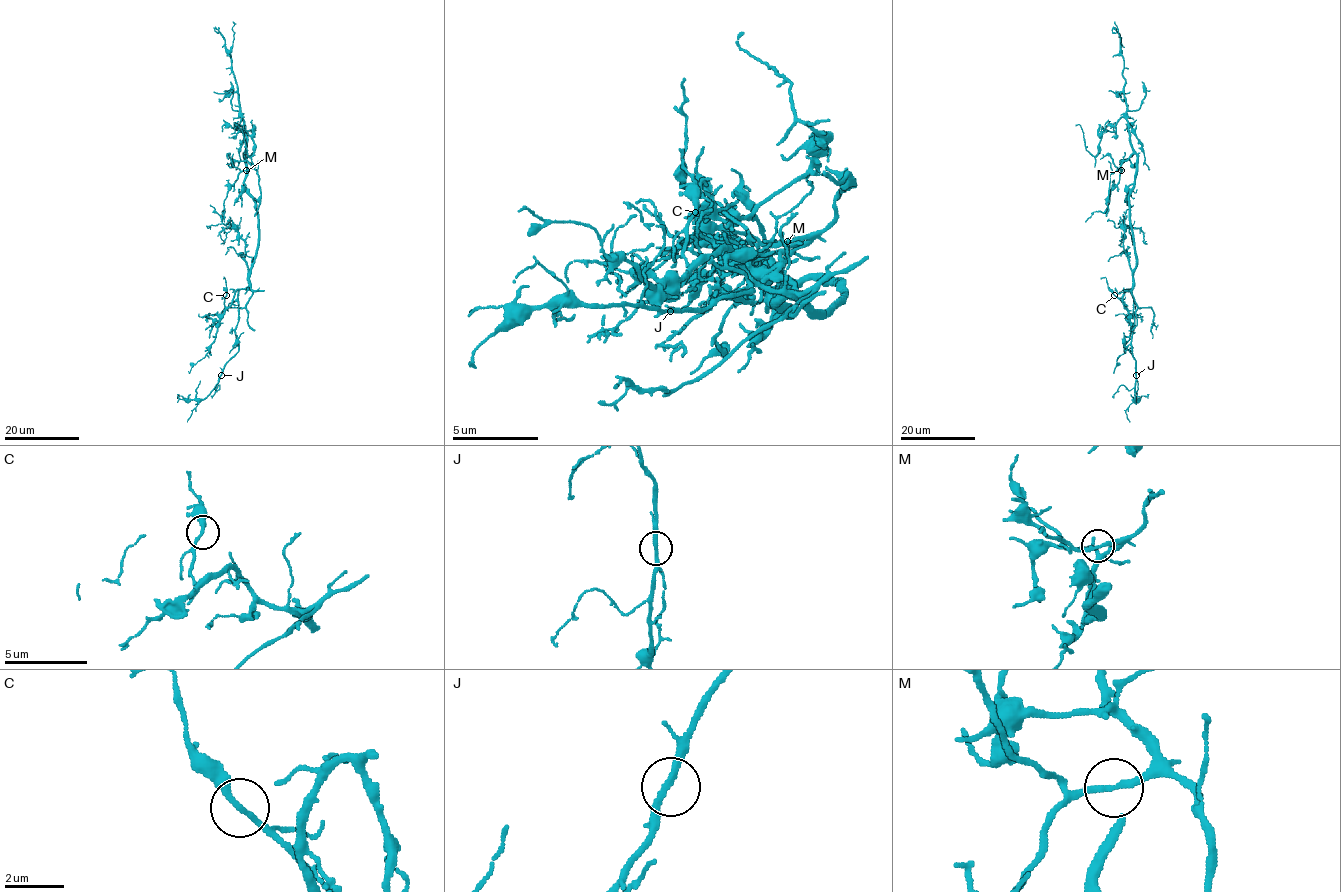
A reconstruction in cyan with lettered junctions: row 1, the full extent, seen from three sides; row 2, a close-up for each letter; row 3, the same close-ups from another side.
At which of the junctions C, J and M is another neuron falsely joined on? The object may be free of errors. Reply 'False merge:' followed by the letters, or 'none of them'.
False merge: none of them

